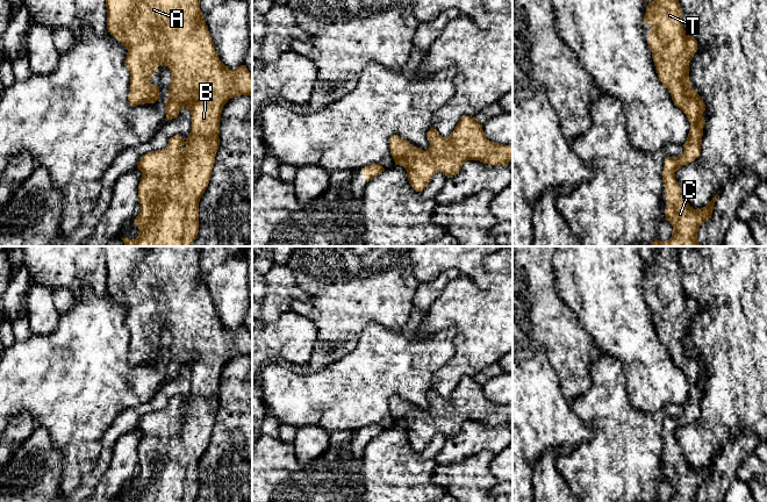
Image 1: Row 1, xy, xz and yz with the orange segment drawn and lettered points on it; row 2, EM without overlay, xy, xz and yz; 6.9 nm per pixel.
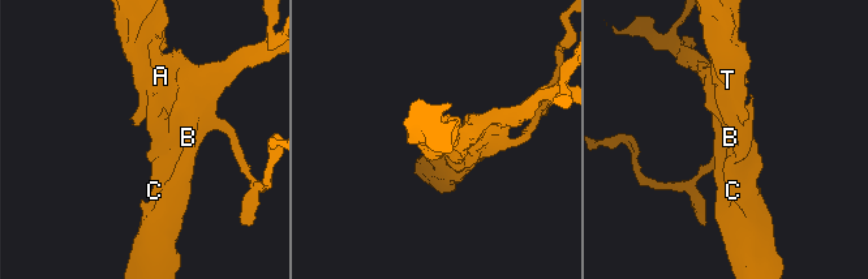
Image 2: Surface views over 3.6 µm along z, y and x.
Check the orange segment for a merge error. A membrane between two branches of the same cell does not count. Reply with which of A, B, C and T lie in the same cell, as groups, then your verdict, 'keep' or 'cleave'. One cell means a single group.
A B C T | keep

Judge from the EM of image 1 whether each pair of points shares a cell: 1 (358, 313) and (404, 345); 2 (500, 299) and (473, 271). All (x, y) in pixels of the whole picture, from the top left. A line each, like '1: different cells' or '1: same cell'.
1: different cells
2: different cells

